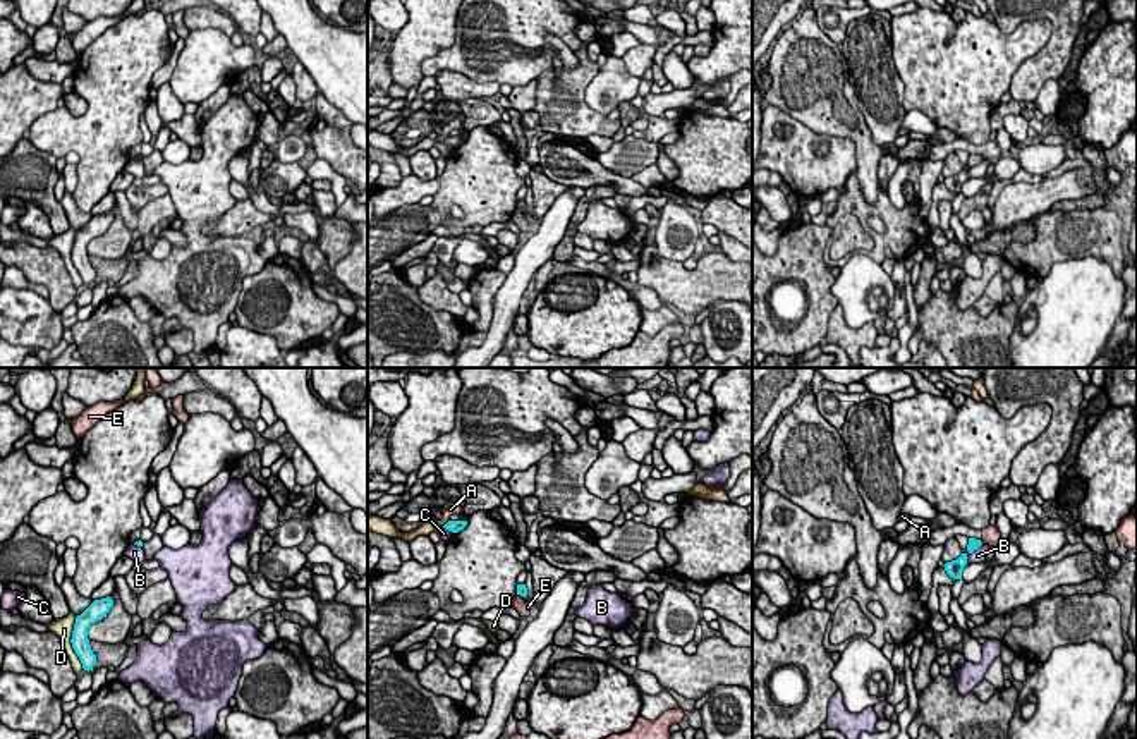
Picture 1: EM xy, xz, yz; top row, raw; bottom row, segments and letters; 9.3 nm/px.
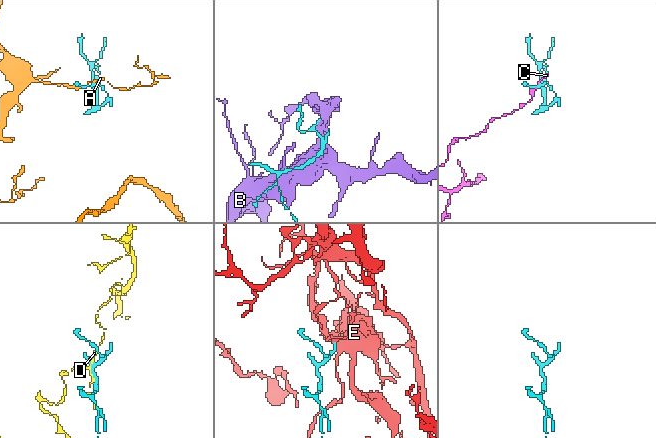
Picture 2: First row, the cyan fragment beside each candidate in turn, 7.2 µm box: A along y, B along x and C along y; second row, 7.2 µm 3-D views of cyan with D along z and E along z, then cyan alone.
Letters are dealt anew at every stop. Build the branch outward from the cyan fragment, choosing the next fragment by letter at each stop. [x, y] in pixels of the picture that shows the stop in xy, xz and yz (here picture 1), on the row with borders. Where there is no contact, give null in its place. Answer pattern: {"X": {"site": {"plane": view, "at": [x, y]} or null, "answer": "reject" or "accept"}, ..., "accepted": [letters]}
{"A": {"site": {"plane": "xz", "at": [447, 523]}, "answer": "reject"}, "B": {"site": {"plane": "yz", "at": [966, 561]}, "answer": "reject"}, "C": {"site": {"plane": "xz", "at": [447, 528]}, "answer": "reject"}, "D": {"site": {"plane": "xy", "at": [71, 641]}, "answer": "reject"}, "E": {"site": {"plane": "xy", "at": [136, 542]}, "answer": "reject"}, "accepted": []}

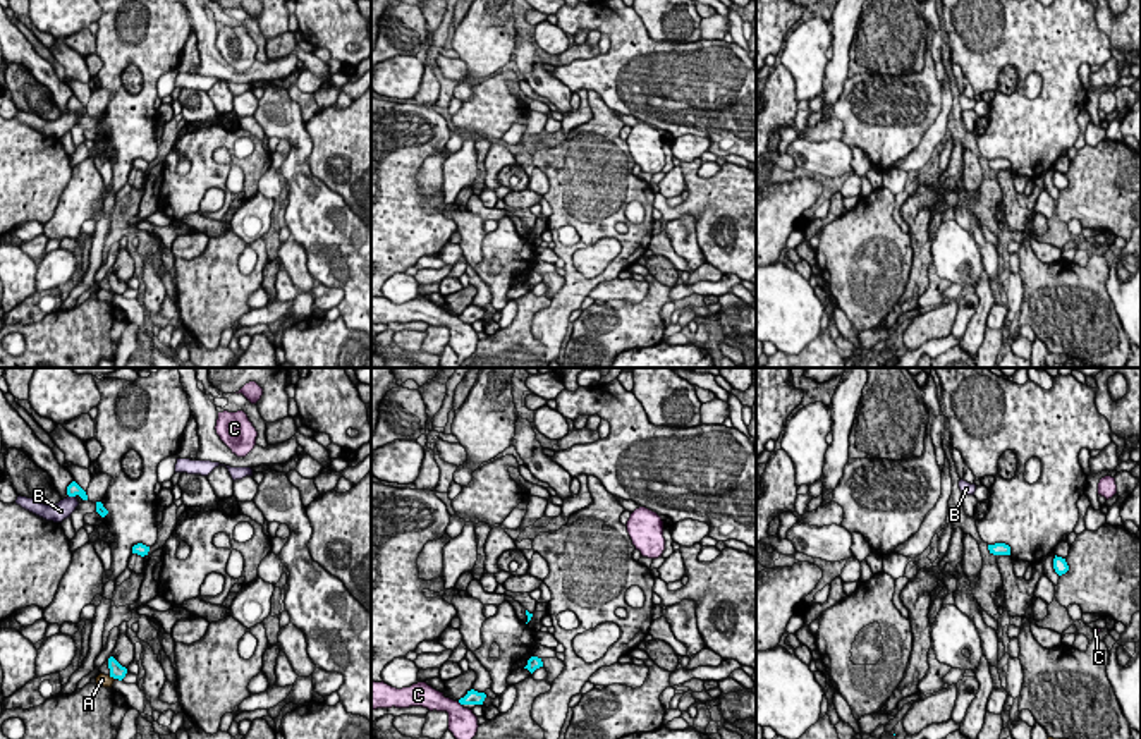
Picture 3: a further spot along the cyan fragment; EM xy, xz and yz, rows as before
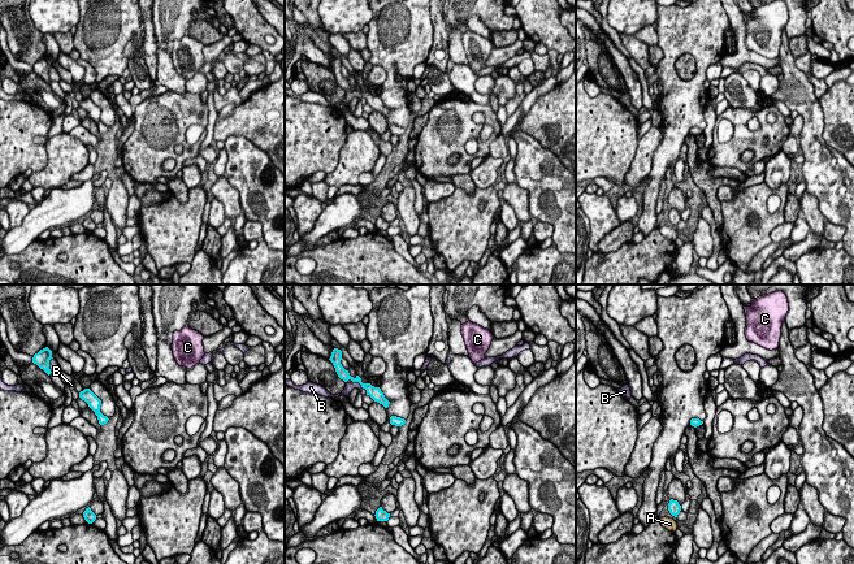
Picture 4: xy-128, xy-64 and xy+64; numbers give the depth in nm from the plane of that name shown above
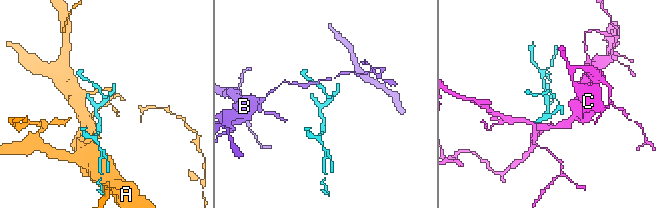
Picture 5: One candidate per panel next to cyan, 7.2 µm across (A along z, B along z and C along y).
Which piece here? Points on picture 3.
{"A": {"site": {"plane": "xy", "at": [112, 676]}, "answer": "reject"}, "B": {"site": {"plane": "xy", "at": [73, 495]}, "answer": "reject"}, "C": {"site": null, "answer": "reject"}, "accepted": []}

